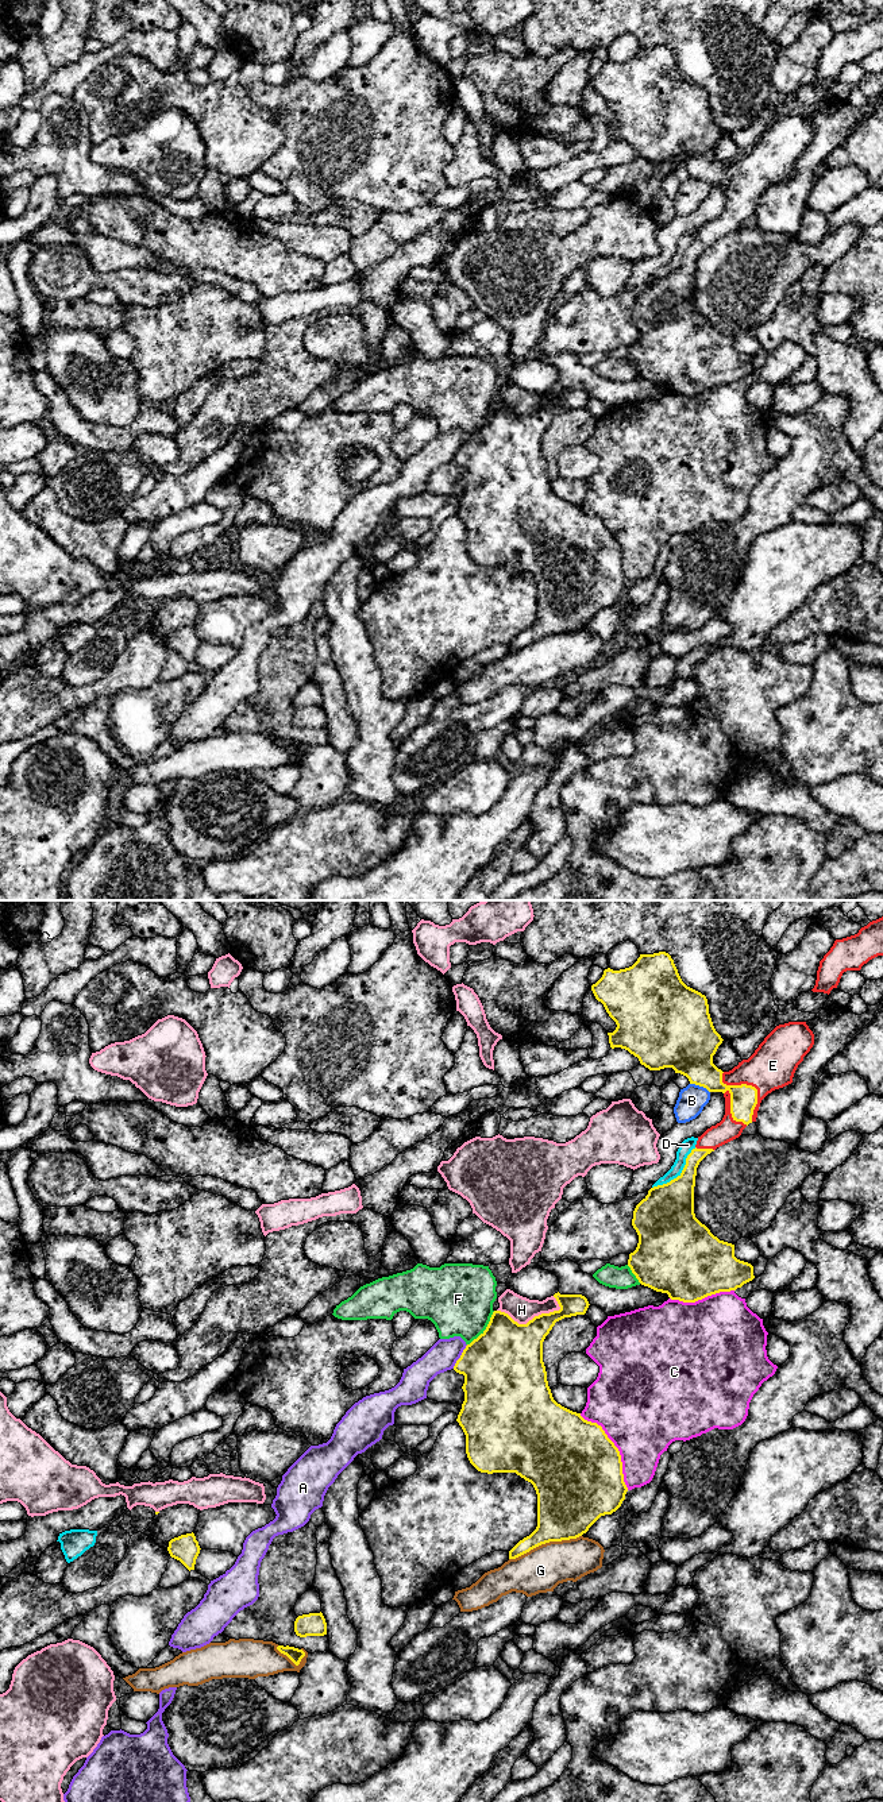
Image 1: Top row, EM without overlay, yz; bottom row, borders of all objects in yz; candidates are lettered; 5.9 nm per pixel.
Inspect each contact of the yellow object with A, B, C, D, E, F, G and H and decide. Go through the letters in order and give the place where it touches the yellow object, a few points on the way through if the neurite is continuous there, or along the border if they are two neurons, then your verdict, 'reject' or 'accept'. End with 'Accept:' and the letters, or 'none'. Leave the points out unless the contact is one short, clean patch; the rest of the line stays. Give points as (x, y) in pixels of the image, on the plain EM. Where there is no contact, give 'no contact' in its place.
A: meets yellow in yz at (461, 450); reject
B: meets yellow in yz at (700, 178); border along yz (690, 176), (702, 178), (709, 185); reject
C: meets yellow in yz at (616, 540); reject
D: meets yellow in yz at (681, 266); reject
E: meets yellow in yz at (751, 178); accept
F: meets yellow in yz at (486, 421); reject
G: meets yellow in yz at (544, 636); reject
H: meets yellow in yz at (529, 413); reject
Accept: E

